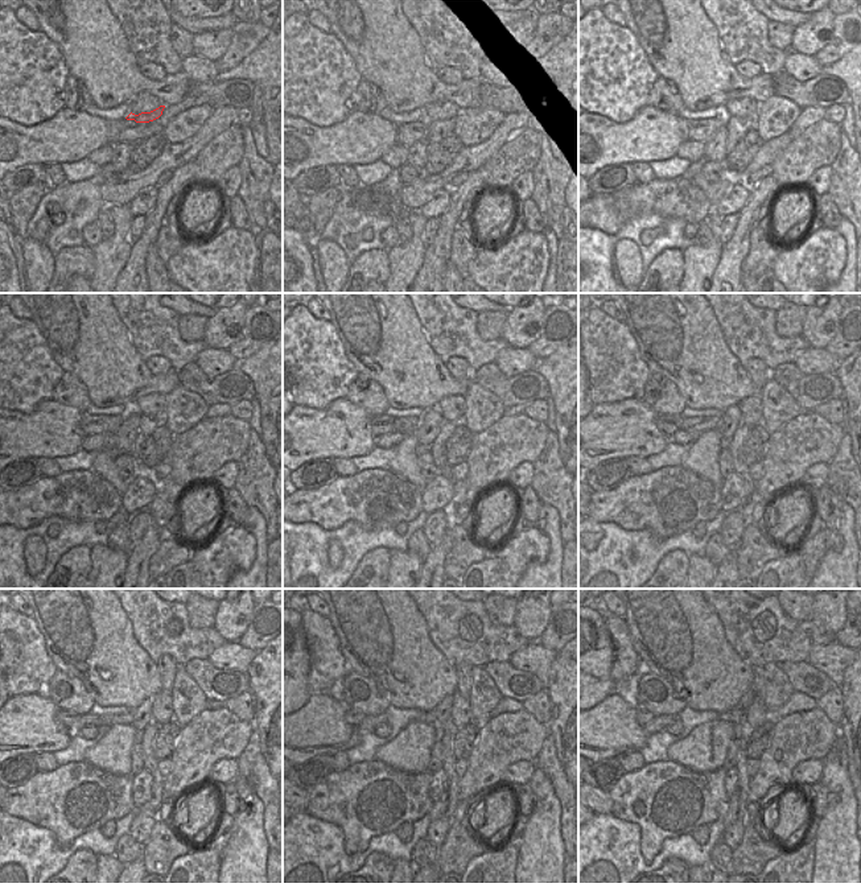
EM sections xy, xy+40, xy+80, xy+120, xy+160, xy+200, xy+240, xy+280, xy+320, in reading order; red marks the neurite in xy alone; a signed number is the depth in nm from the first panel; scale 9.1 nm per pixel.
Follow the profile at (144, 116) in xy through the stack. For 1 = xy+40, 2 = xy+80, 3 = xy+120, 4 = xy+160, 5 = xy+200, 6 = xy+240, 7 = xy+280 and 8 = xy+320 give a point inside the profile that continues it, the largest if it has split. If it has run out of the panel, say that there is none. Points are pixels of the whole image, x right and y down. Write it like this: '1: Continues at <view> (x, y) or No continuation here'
1: Continues at xy+40 (440, 130)
2: Continues at xy+80 (736, 127)
3: Continues at xy+120 (147, 426)
4: Continues at xy+160 (437, 449)
5: Continues at xy+200 (736, 446)
6: Continues at xy+240 (151, 807)
7: Continues at xy+280 (444, 808)
8: Continues at xy+320 (737, 812)

